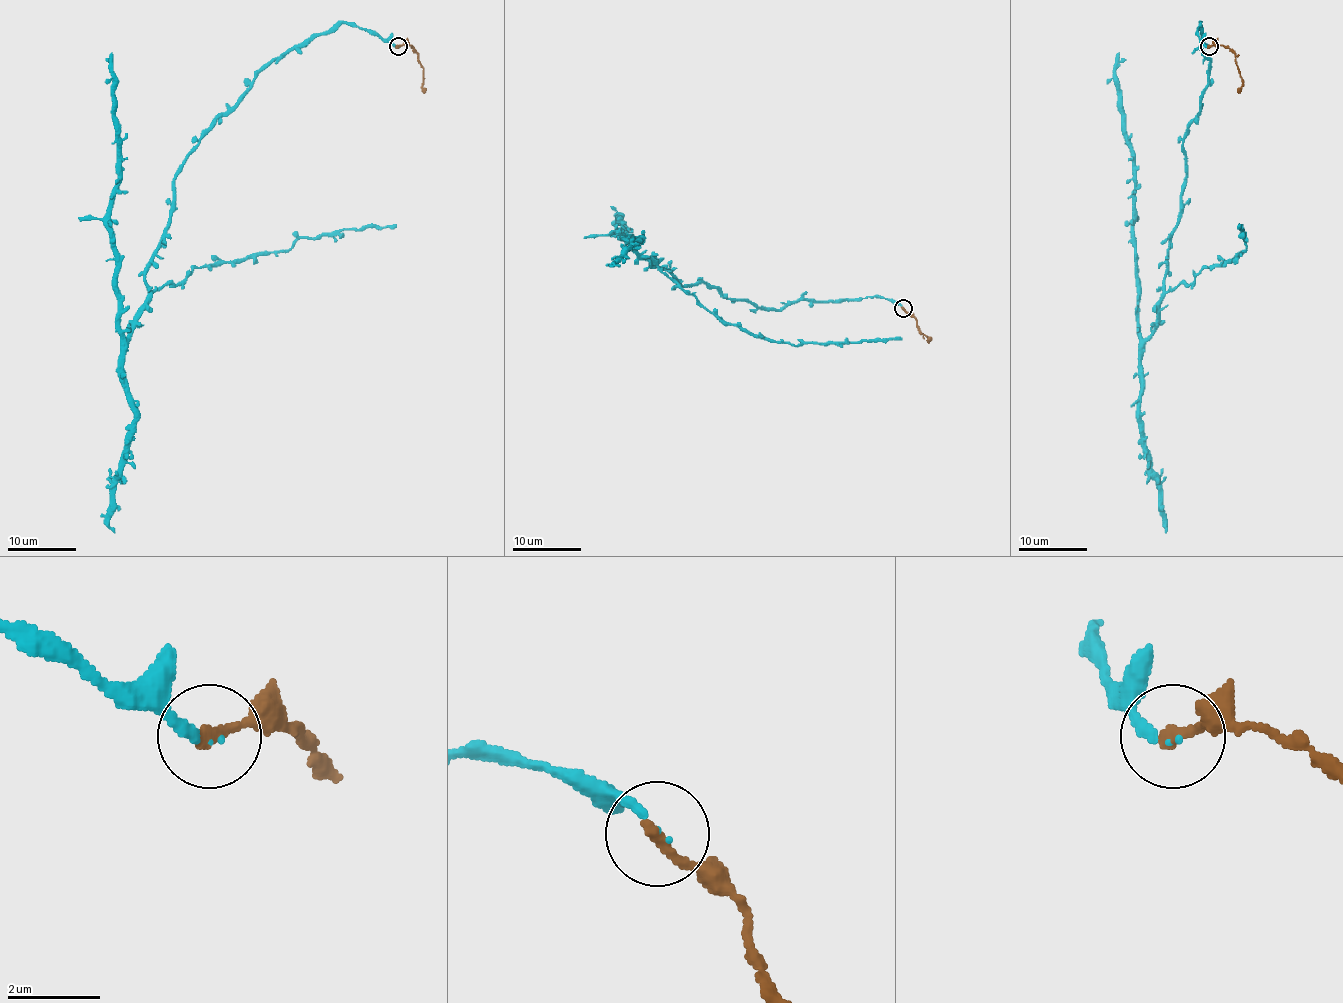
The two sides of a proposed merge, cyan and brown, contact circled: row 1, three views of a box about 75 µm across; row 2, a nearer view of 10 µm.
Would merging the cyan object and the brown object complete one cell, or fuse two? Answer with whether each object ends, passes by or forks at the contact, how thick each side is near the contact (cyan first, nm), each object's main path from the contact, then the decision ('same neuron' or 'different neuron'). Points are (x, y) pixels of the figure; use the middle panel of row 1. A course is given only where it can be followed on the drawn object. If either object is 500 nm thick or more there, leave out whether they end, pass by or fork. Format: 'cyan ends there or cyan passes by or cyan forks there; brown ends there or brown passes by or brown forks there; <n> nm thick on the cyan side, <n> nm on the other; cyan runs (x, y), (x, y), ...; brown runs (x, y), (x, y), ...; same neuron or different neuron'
cyan ends there; brown ends there; 160 nm thick on the cyan side, 280 nm on the other; cyan runs (904, 308), (881, 296), (764, 310), (704, 282), (682, 286), (615, 234), (623, 232), (617, 219); brown runs (904, 308), (929, 339), (928, 342), (929, 337); same neuron

